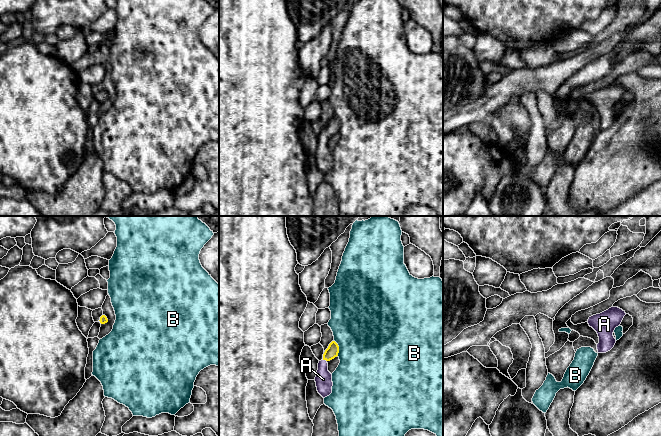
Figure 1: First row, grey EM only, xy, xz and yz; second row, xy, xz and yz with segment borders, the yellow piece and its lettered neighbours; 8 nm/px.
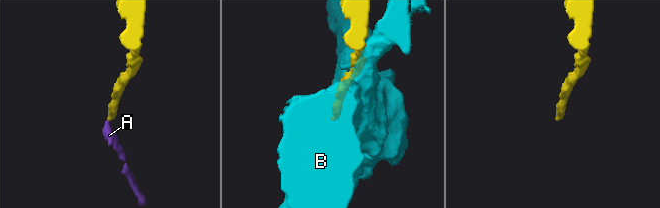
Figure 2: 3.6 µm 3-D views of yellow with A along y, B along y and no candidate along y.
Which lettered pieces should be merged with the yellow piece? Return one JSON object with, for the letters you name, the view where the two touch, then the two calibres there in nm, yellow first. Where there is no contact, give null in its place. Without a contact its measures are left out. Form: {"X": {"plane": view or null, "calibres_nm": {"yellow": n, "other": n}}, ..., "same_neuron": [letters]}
{"A": {"plane": "xz", "calibres_nm": {"yellow": 100, "other": 140}}, "same_neuron": ["A"]}

